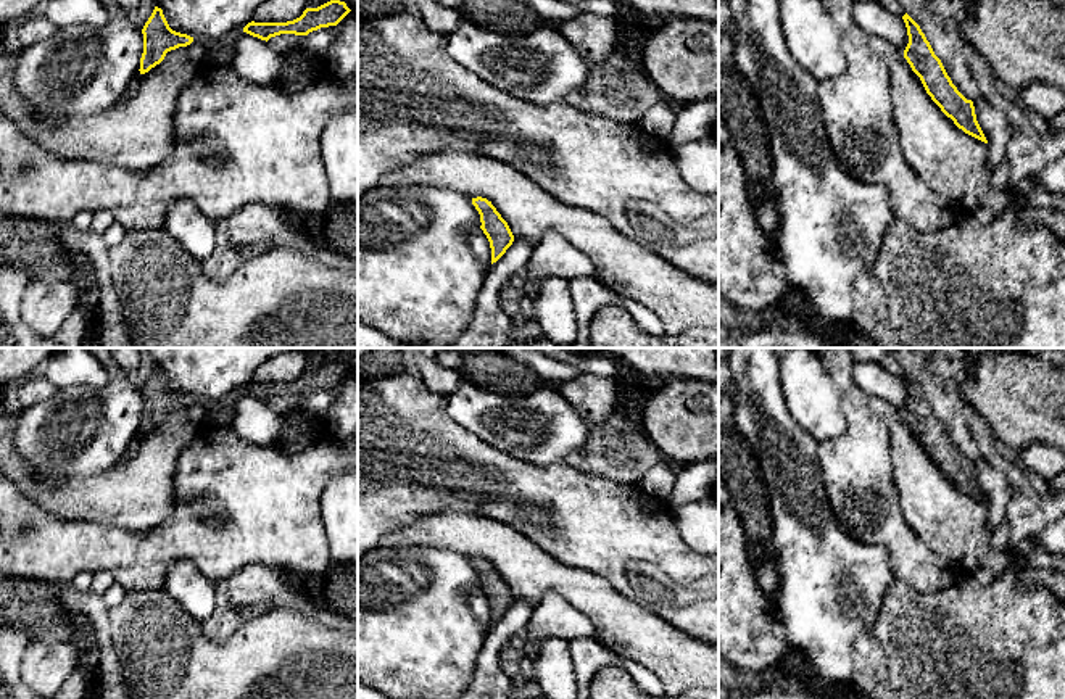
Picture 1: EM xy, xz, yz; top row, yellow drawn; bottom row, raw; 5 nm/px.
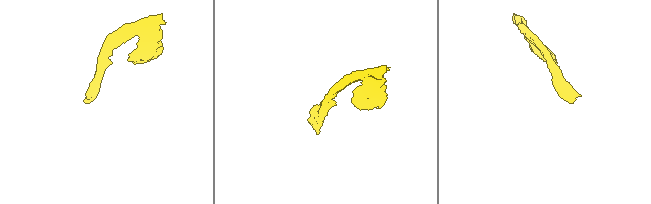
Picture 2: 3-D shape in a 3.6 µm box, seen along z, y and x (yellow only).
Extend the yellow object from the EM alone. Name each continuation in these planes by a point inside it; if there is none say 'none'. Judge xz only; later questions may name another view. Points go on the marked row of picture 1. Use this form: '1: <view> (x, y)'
none

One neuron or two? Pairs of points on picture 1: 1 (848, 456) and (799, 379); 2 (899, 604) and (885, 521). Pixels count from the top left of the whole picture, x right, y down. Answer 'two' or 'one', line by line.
1: two
2: two

